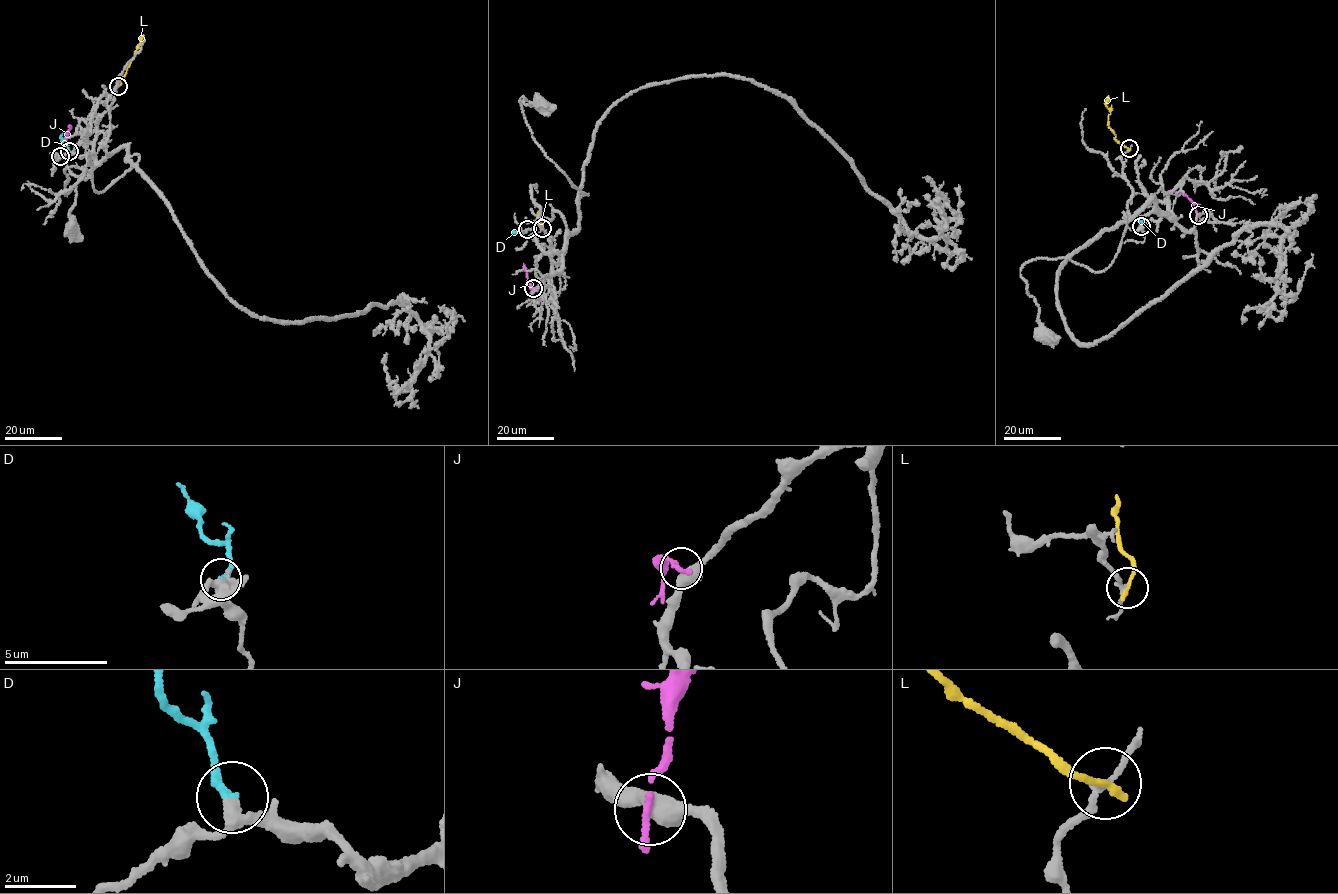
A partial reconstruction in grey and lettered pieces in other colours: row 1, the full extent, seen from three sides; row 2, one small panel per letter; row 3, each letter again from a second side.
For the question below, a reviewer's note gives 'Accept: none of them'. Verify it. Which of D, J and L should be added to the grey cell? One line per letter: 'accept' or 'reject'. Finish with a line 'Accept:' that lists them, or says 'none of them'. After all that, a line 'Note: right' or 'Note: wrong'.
D: accept
J: reject
L: reject
Accept: D
Note: wrong

